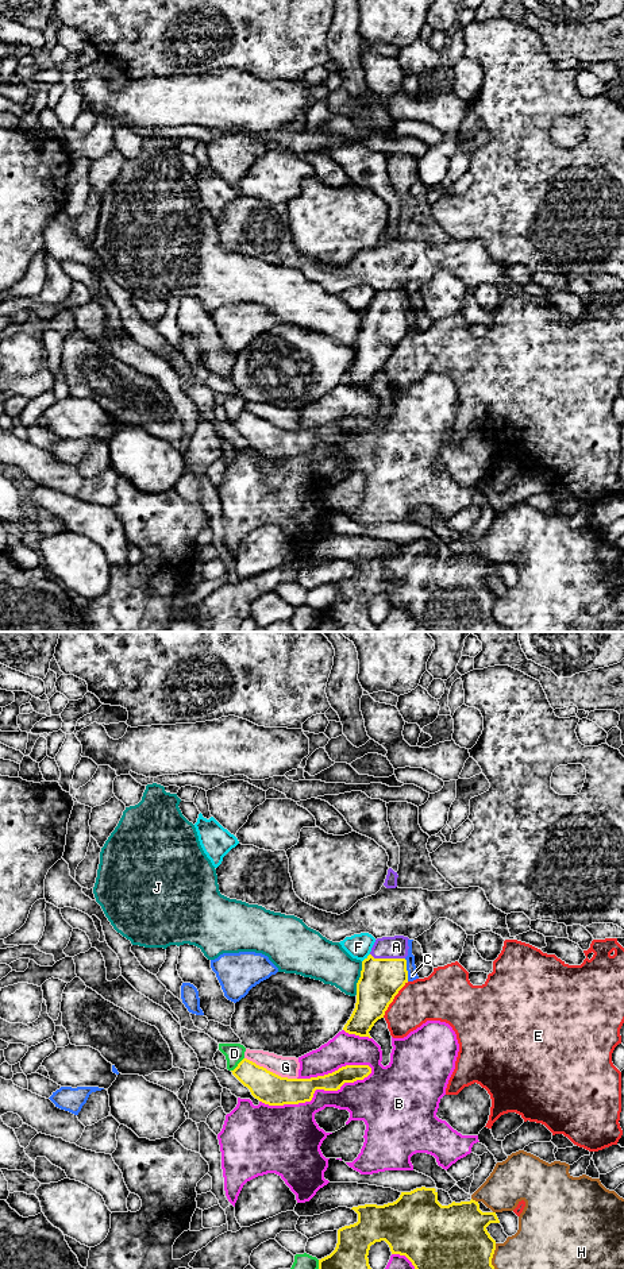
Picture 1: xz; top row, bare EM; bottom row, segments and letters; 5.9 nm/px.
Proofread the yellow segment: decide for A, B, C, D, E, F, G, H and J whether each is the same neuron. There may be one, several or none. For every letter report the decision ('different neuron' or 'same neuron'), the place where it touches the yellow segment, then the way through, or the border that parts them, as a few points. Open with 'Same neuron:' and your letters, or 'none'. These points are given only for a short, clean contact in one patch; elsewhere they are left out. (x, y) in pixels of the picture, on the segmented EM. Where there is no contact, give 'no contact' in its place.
Same neuron: A
A: same neuron; contact xz (388, 959); way xz (381, 979), (388, 959), (396, 947)
B: different neuron; contact xz (315, 1090)
C: different neuron; contact xz (405, 969); border xz (404, 959), (408, 980)
D: different neuron; contact xz (238, 1064)
E: different neuron; contact xz (393, 998)
F: different neuron; contact xz (368, 957); border xz (369, 953), (362, 961)
G: different neuron; contact xz (269, 1071)
H: different neuron; contact xz (492, 1256)
J: different neuron; contact xz (359, 978); border xz (362, 961), (355, 994)

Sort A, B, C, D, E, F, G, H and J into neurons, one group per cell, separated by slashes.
A / B / C / D / E / F / G / H / J

